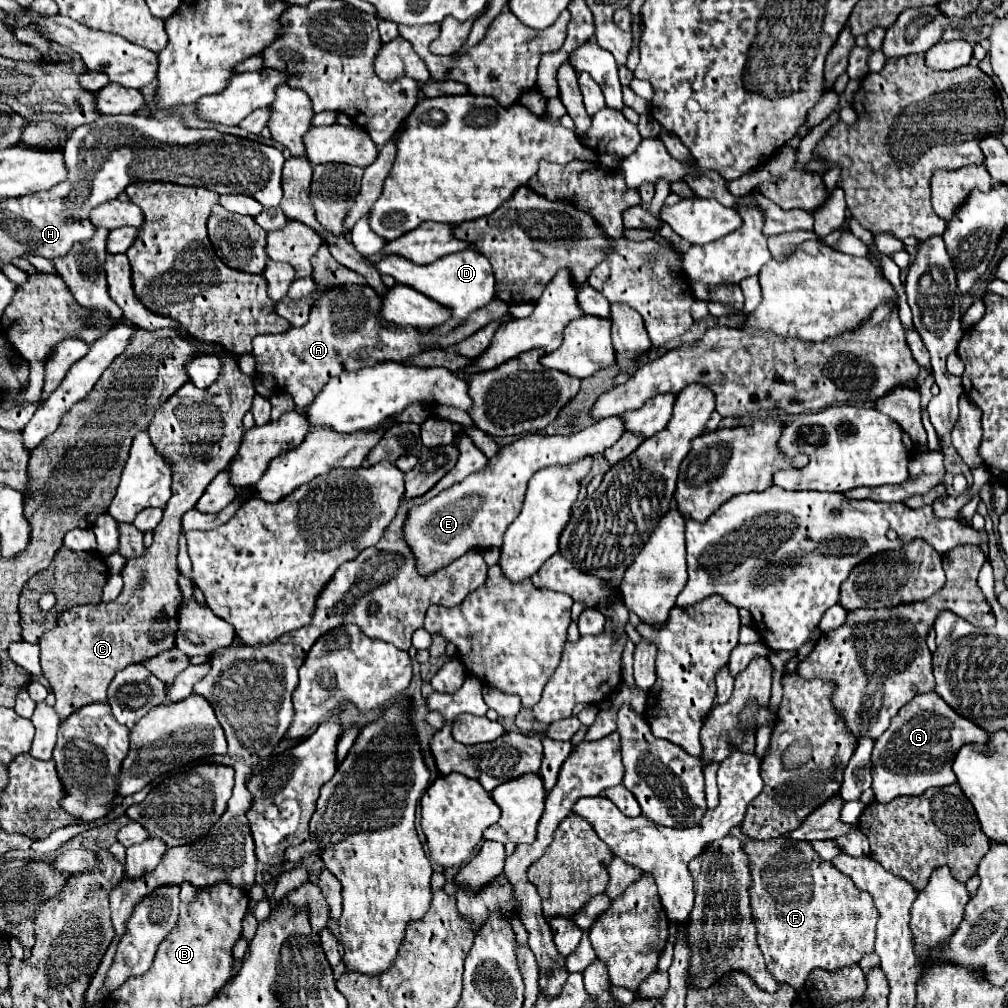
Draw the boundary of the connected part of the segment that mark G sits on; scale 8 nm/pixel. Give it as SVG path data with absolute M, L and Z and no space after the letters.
M935 691L909 701L909 705L893 717L893 725L881 735L881 741L875 741L871 755L875 801L889 803L901 795L921 795L931 787L953 785L957 781L951 771L953 757L957 749L969 741L985 743L987 731L957 715Z

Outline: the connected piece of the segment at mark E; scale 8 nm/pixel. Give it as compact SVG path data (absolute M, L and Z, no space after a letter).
M613 415L569 437L539 433L519 435L513 443L501 447L501 451L489 459L489 465L485 469L469 475L465 481L411 509L409 521L405 525L405 539L409 545L413 545L421 573L431 573L433 569L439 569L441 565L461 557L469 549L483 551L489 547L499 547L505 529L521 511L527 483L537 471L553 465L573 465L581 457L603 453L623 433L625 421Z

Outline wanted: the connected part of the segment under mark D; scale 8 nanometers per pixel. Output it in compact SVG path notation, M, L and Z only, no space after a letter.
M463 249L457 253L449 253L429 265L417 265L401 255L383 255L379 257L379 261L375 261L375 269L381 275L391 275L395 277L397 283L403 285L411 285L413 289L417 289L419 293L431 297L433 301L443 303L445 307L449 307L453 311L453 319L449 323L445 323L443 327L435 327L431 331L427 331L421 339L423 349L435 345L437 337L443 333L449 333L461 319L465 319L471 311L485 307L493 297L495 297L495 277L493 277L493 267L489 263L489 259L485 255L481 255L479 251L473 249Z

